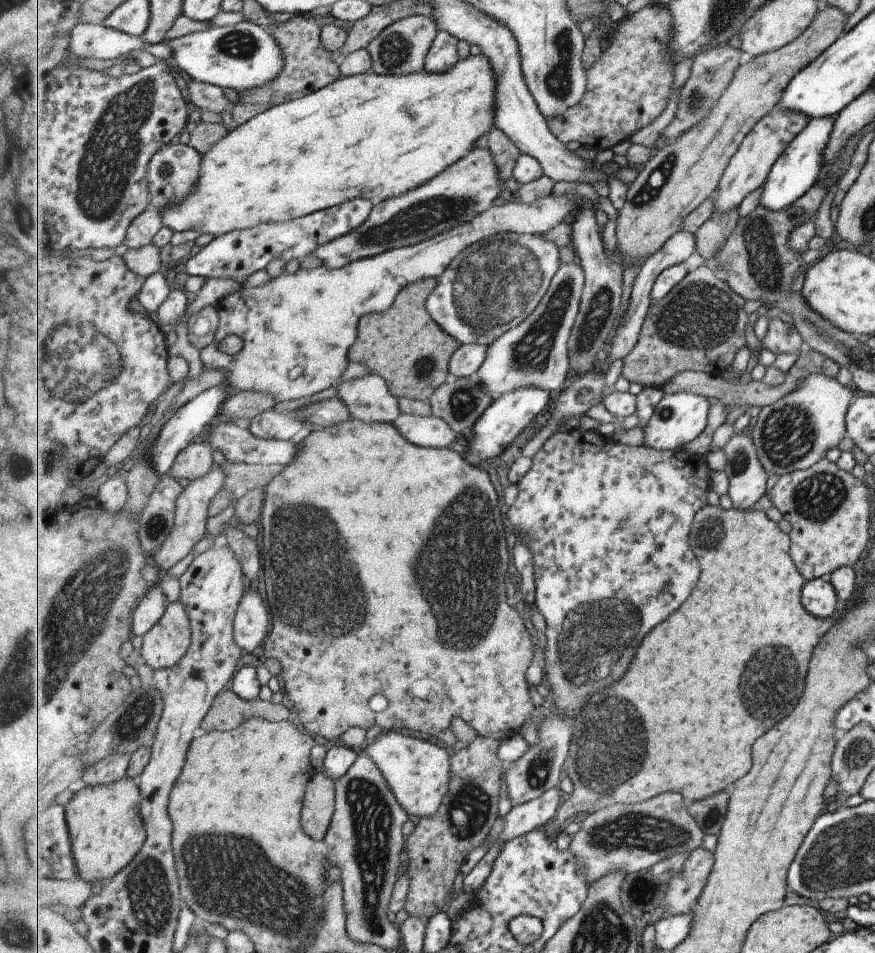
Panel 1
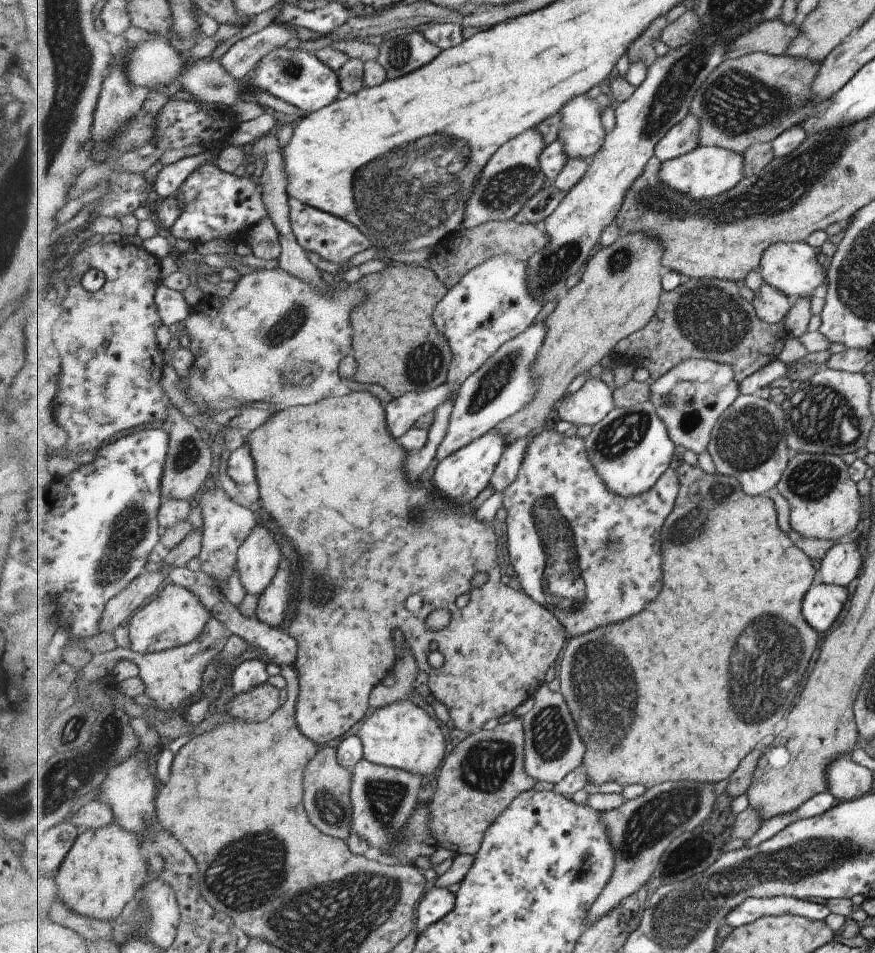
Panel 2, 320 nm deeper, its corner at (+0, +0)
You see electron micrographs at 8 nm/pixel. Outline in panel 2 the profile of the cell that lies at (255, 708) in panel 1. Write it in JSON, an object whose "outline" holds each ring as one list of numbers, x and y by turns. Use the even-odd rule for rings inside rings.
{"outline":[[265,683,252,691,235,694,227,705,227,711,235,720,264,721,281,706,279,688]]}

